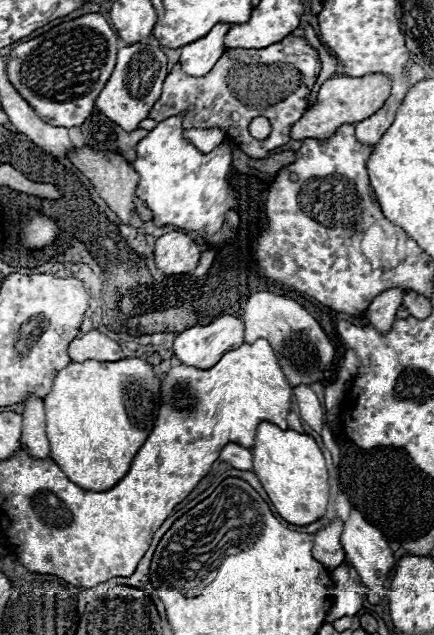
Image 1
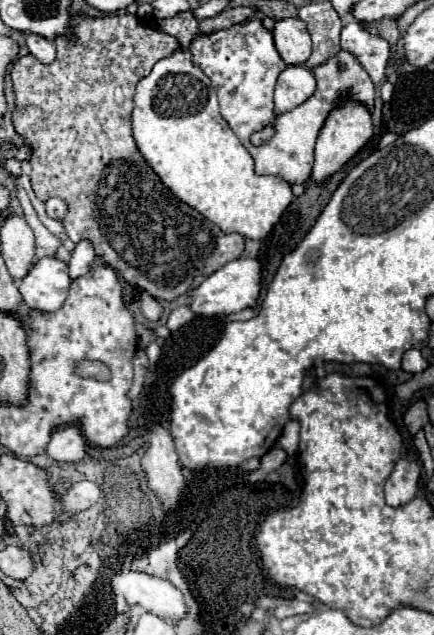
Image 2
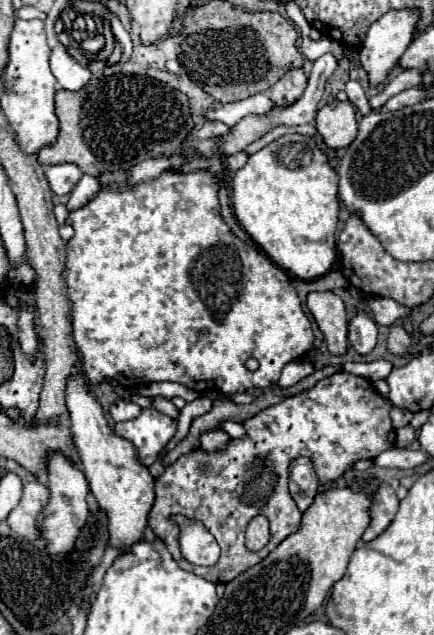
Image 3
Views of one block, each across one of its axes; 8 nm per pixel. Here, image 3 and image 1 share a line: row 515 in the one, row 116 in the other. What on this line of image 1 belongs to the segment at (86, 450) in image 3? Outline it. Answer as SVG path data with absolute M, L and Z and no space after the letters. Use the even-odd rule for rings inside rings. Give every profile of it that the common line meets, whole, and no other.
M144 42L124 46L118 50L118 62L110 80L106 82L104 90L96 98L96 108L104 116L114 120L120 128L126 128L126 132L132 132L140 126L142 120L148 118L152 106L158 102L166 74L168 74L166 54L160 48Z

